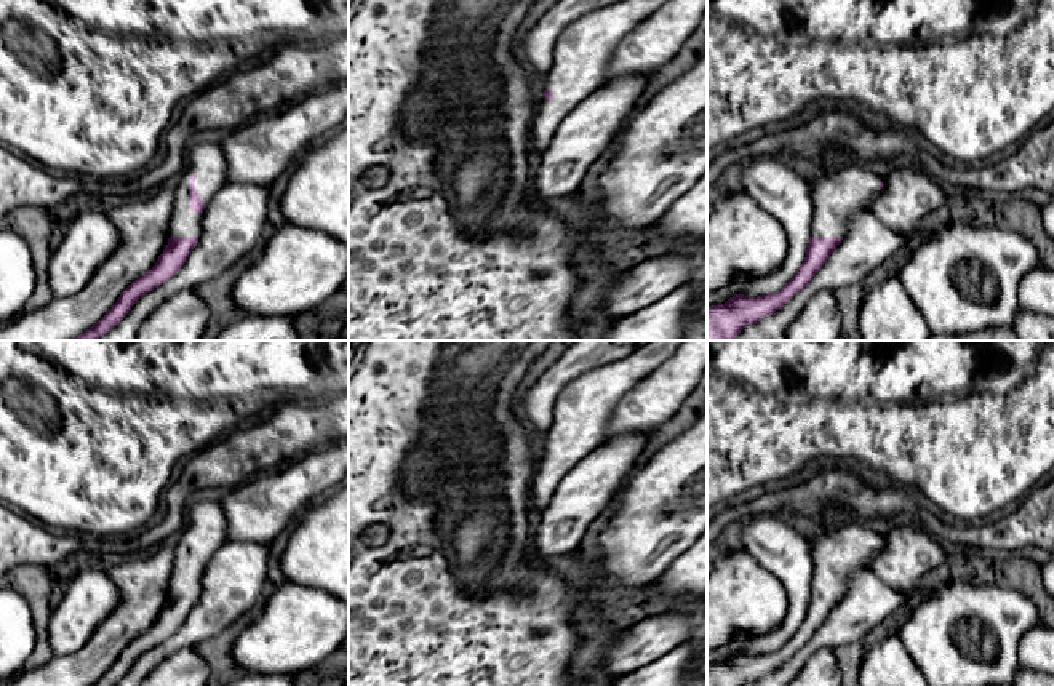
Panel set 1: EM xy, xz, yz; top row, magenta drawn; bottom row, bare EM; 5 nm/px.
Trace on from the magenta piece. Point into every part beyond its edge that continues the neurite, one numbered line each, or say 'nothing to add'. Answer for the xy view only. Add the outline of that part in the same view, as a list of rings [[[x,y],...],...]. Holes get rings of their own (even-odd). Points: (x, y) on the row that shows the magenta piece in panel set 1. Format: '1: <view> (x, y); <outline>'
1: xy (205, 160); [[[198,142],[186,150],[184,174],[173,190],[173,211],[168,237],[200,237],[202,213],[189,209],[189,176],[195,176],[195,190],[206,205],[227,181],[227,158],[221,144]]]

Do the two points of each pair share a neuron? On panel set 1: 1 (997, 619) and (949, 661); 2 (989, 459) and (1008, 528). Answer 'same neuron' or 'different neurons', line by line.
1: same neuron
2: different neurons

